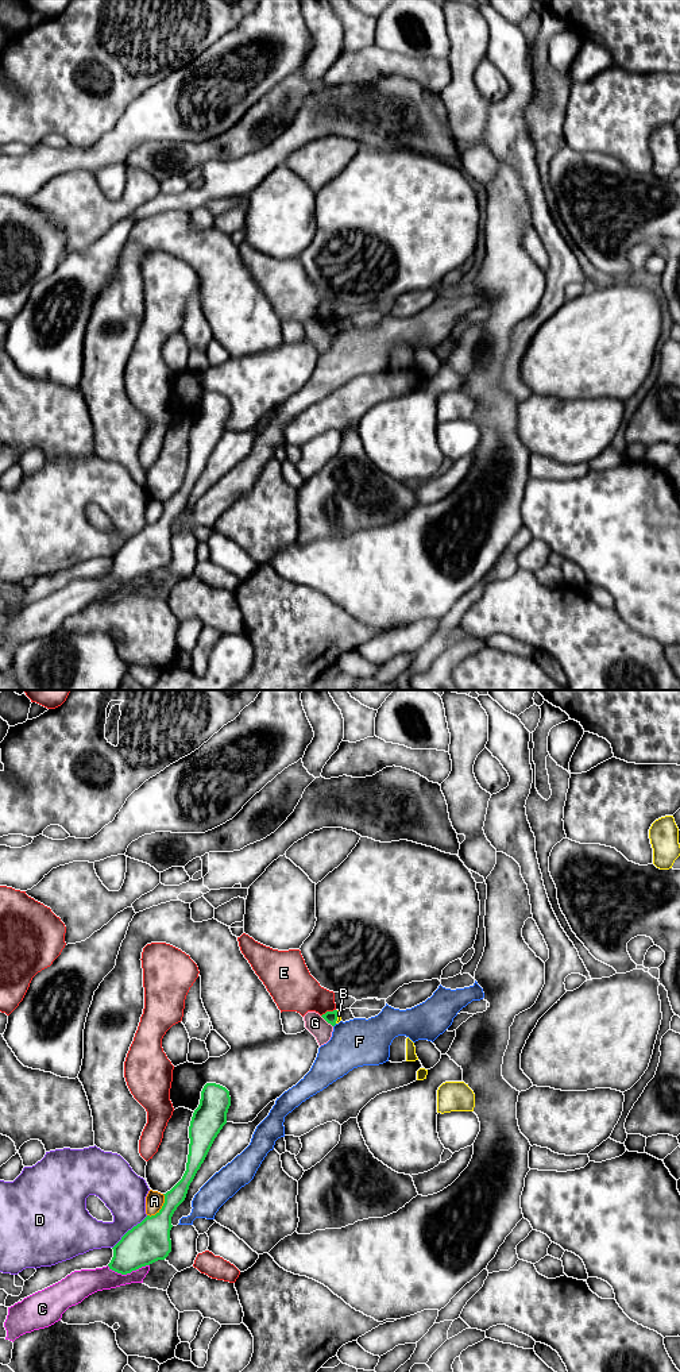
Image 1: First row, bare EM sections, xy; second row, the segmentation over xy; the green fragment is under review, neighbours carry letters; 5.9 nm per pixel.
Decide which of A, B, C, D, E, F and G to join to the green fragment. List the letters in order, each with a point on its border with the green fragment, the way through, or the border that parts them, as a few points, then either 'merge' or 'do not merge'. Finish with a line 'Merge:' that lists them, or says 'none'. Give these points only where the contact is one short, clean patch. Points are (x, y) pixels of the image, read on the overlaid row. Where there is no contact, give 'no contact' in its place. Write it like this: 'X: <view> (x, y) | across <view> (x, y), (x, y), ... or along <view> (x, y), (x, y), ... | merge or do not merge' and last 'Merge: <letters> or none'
A: xy (162, 1207) | do not merge
B: xy (336, 1017) | along xy (337, 1010), (335, 1022) | do not merge
C: xy (127, 1272) | do not merge
D: xy (128, 1230) | do not merge
E: xy (328, 1012) | do not merge
F: no contact | do not merge
G: xy (327, 1021) | do not merge
Merge: none

